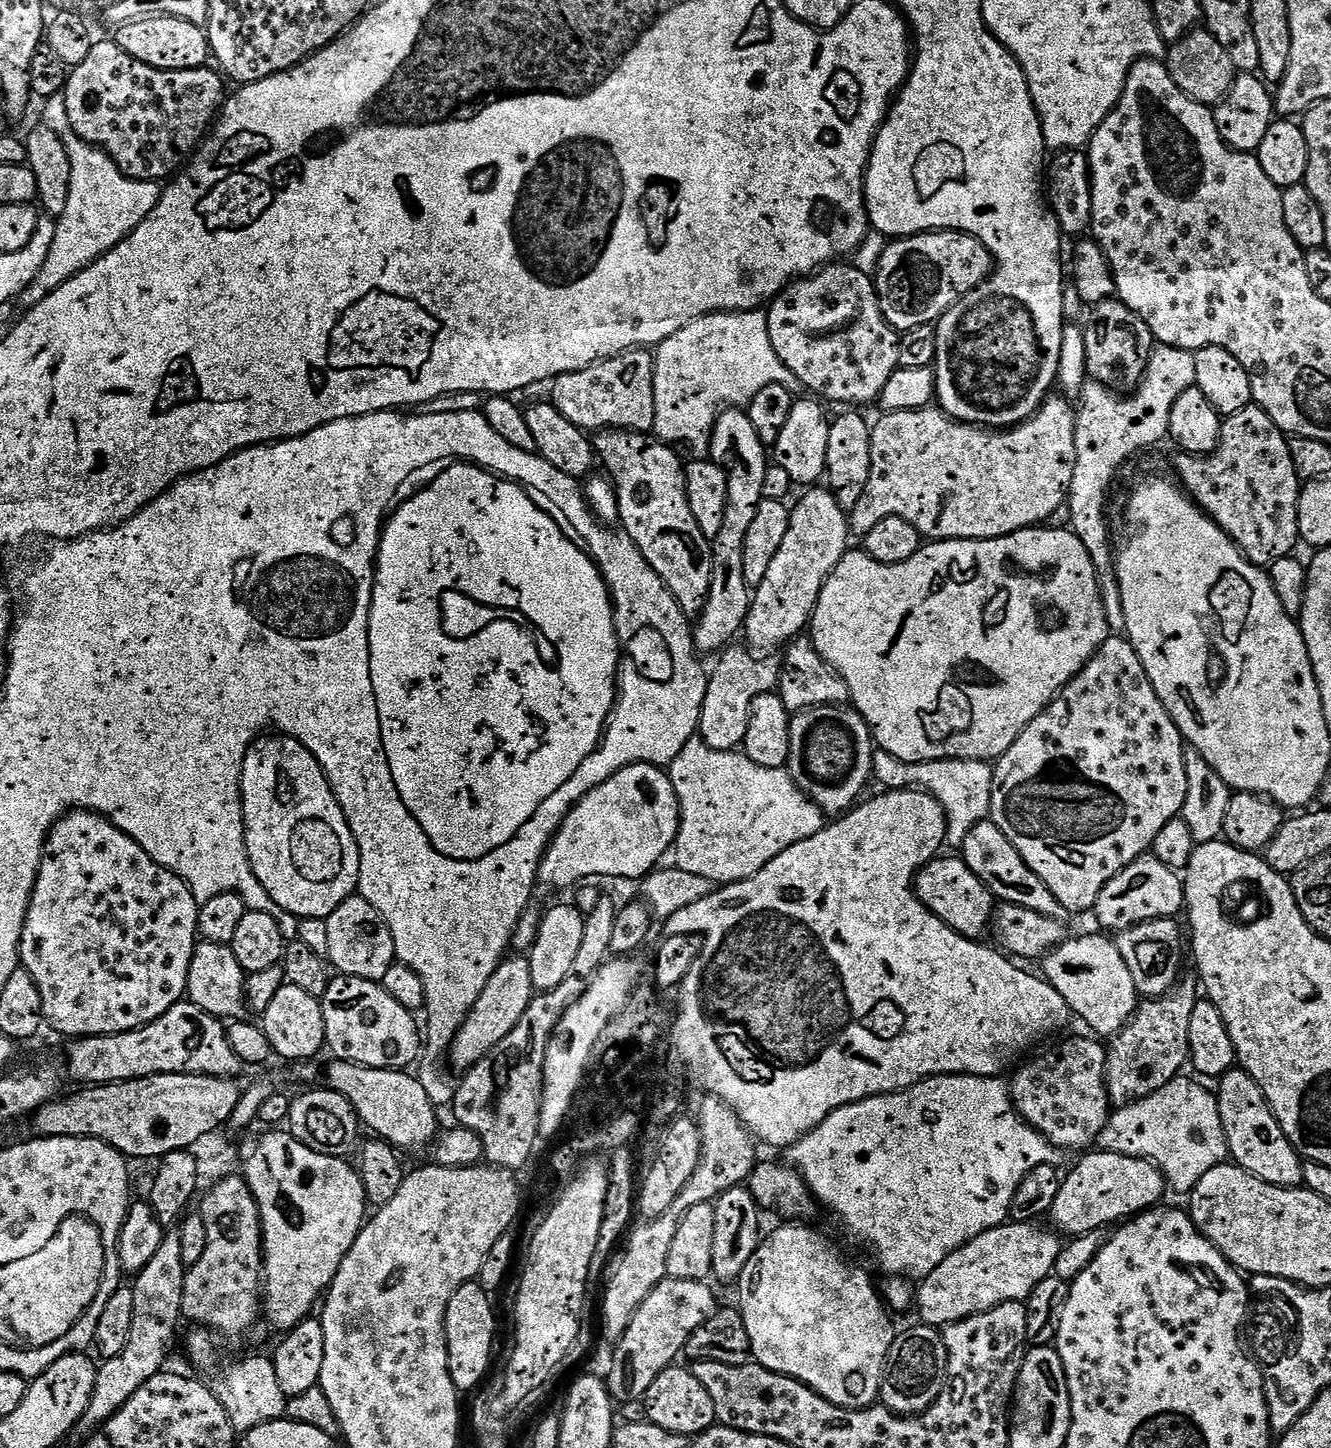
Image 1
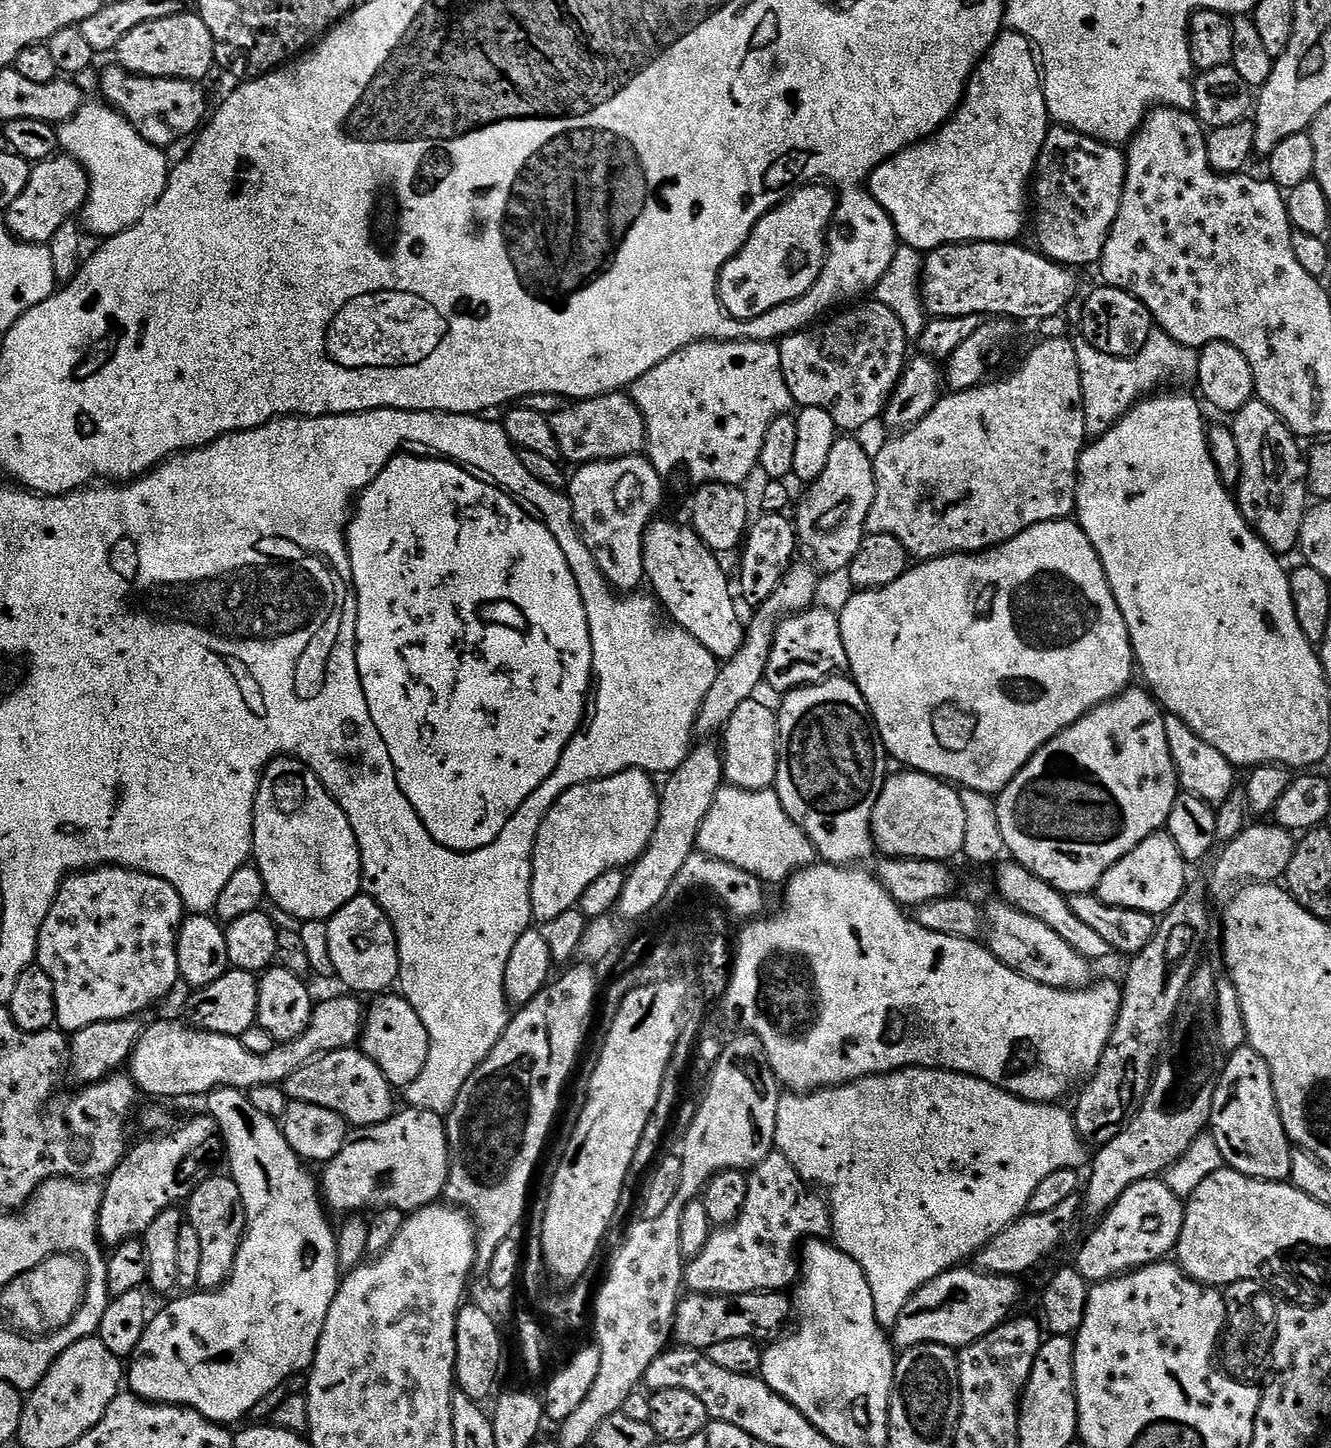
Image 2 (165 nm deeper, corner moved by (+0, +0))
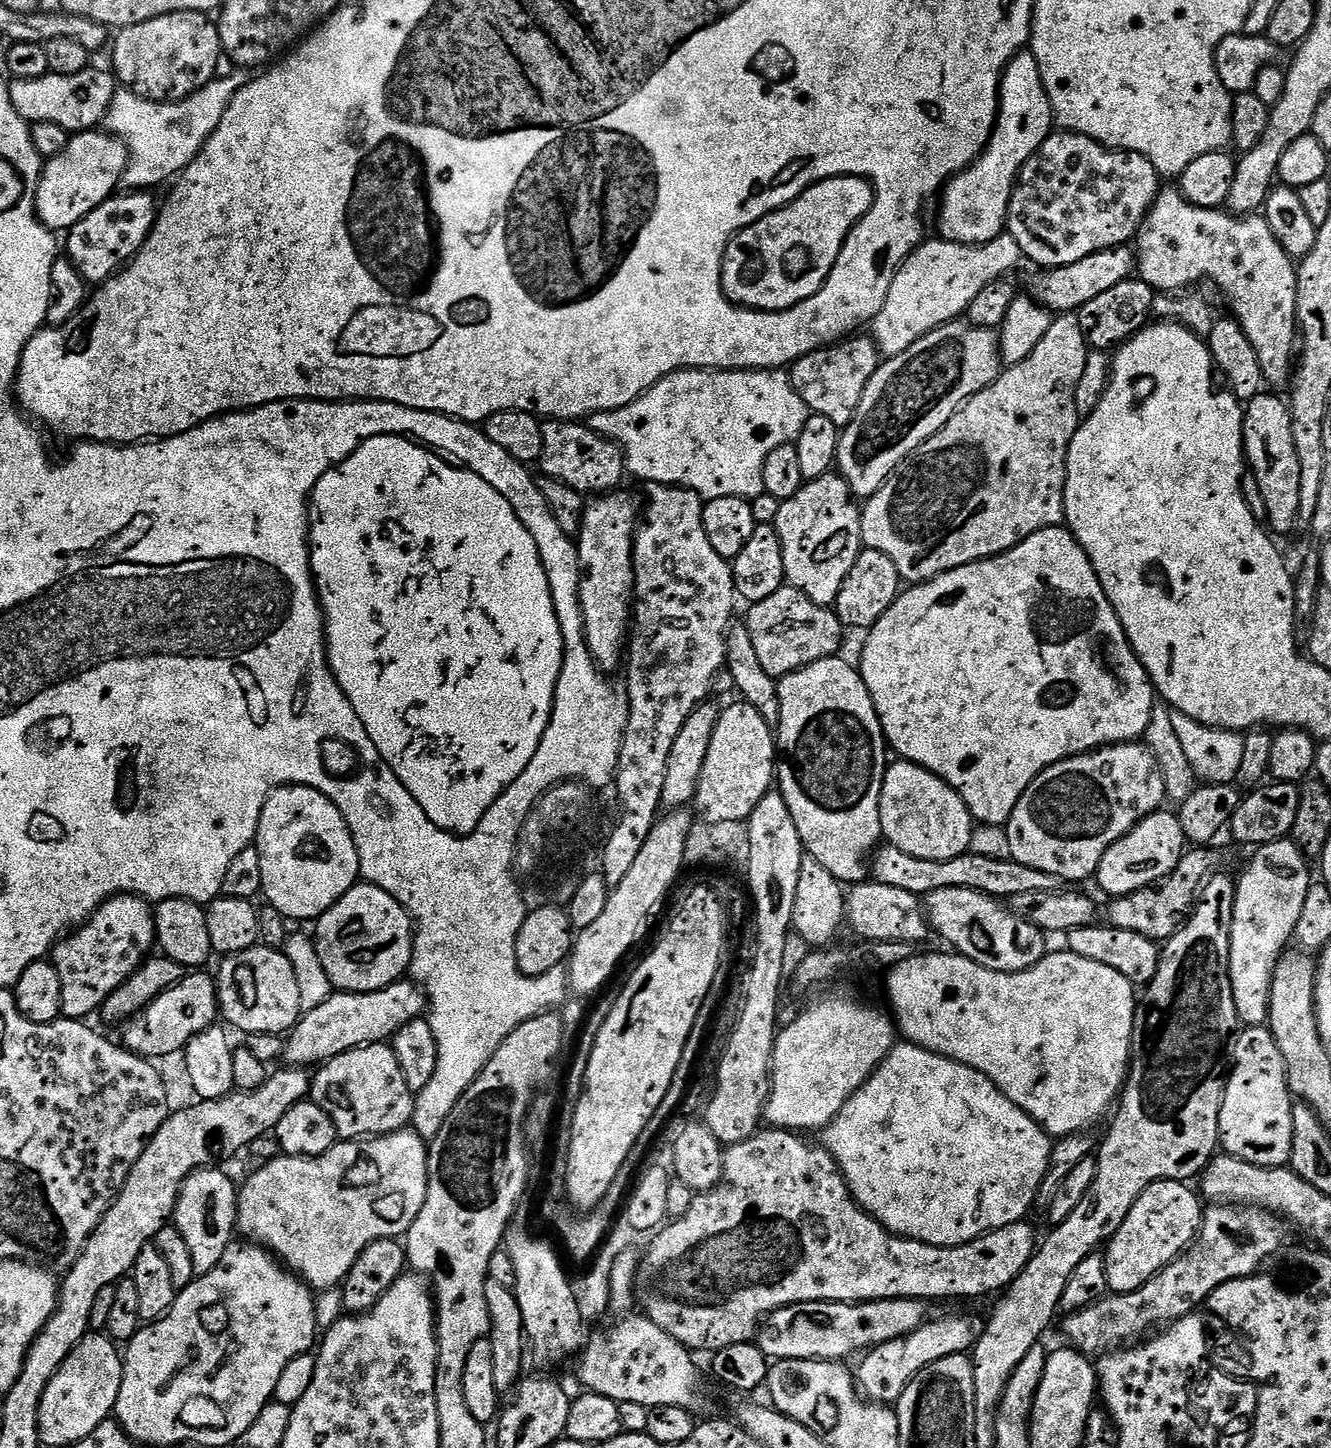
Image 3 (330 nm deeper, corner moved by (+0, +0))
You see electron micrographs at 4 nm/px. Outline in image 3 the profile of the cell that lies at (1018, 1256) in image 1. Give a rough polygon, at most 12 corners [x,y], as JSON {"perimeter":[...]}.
{"perimeter":[[933,1319],[873,1347],[854,1375],[867,1399],[895,1405],[926,1366],[963,1356],[978,1328]]}

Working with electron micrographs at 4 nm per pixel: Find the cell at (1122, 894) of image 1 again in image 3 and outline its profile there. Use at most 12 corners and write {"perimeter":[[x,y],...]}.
{"perimeter":[[1175,811],[1152,812],[1098,862],[1105,897],[1165,880],[1184,857]]}

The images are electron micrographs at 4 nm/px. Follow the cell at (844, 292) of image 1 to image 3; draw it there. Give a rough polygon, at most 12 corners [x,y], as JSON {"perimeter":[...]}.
{"perimeter":[[871,335],[791,365],[809,413],[843,430],[881,363]]}

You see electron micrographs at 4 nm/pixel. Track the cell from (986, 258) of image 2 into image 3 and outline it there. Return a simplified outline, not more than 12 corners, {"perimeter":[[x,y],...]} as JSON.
{"perimeter":[[1131,247],[1095,252],[1041,273],[1032,298],[1054,314],[1079,311],[1131,279]]}

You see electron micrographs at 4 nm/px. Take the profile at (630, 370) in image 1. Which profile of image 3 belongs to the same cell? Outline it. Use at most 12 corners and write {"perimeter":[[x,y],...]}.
{"perimeter":[[545,419],[538,468],[581,494],[626,480],[616,441]]}

